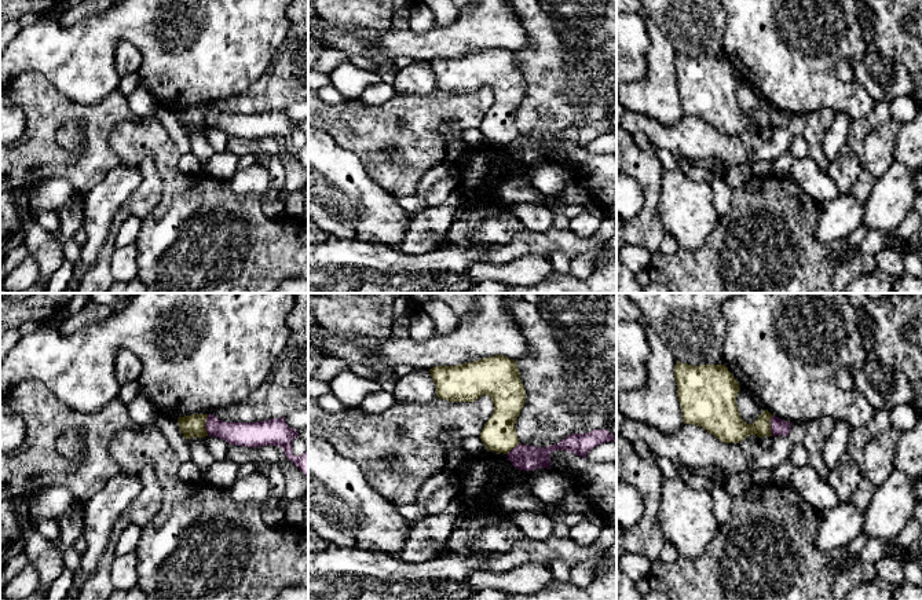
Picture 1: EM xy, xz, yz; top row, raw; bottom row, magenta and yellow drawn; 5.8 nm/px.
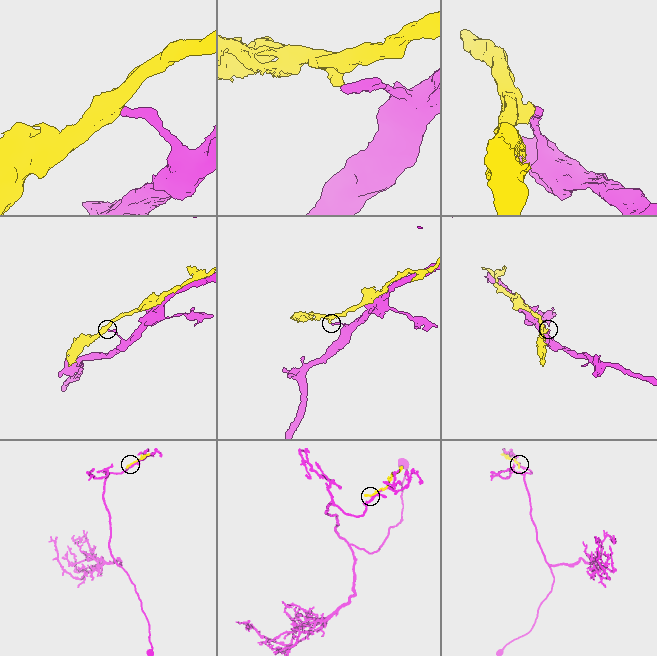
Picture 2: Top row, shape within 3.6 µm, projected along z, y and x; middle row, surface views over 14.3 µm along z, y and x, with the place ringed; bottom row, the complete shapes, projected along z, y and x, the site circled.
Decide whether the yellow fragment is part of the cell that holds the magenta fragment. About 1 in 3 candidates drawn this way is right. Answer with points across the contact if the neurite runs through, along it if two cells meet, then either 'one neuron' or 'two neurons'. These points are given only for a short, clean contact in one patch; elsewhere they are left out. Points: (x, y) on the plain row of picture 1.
border along xy (208, 106), (207, 125); two neurons

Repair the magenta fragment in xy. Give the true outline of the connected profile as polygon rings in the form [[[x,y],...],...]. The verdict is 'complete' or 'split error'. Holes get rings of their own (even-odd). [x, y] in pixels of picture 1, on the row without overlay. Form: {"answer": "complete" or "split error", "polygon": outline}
{"answer": "complete", "polygon": [[[208,106],[206,124],[226,132],[228,136],[244,139],[279,138],[285,147],[308,169],[308,140],[301,147],[294,147],[292,133],[299,129],[299,122],[292,121],[285,109],[257,114],[227,114]]]}

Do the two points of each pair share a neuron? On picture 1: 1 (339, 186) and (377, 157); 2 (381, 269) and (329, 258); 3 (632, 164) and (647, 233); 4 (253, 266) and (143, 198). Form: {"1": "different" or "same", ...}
{"1": "different", "2": "same", "3": "same", "4": "different"}

